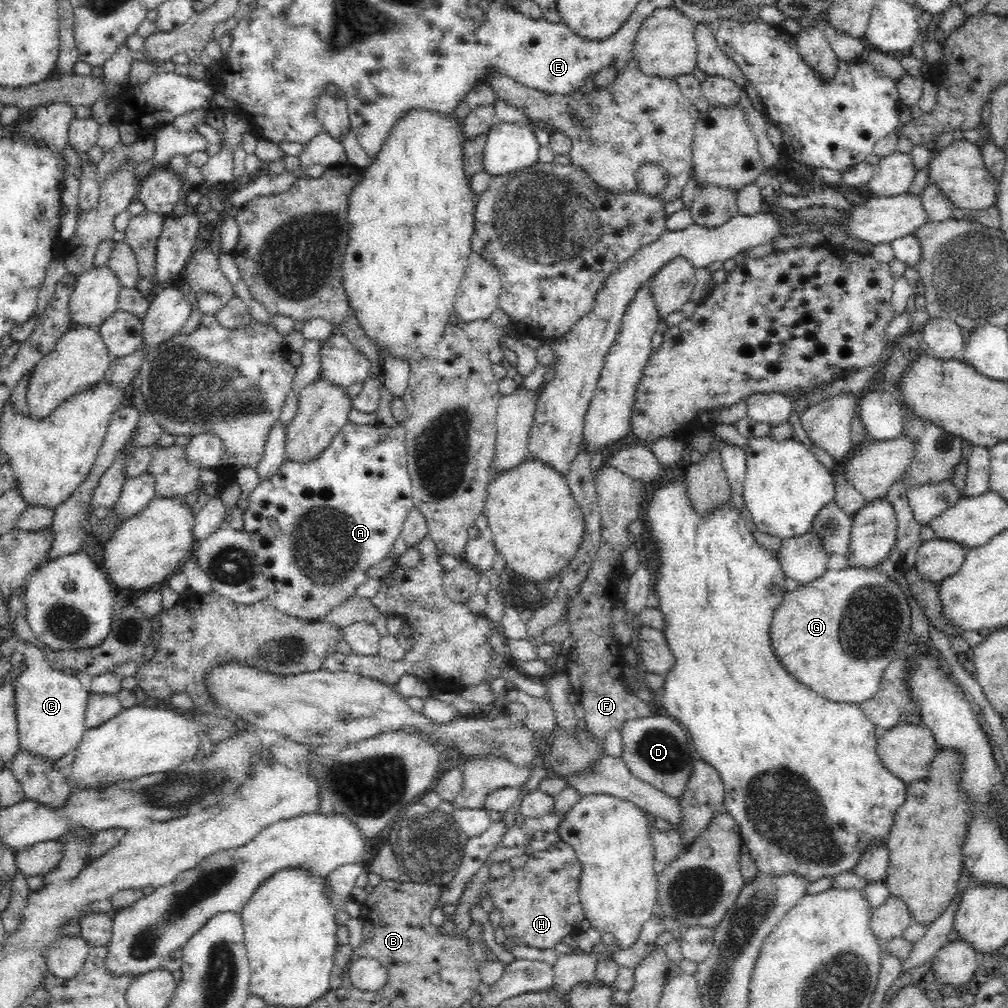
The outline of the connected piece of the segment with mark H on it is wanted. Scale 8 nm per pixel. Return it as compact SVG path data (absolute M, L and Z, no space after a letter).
M556 841L547 850L528 856L528 862L518 871L497 882L489 880L486 890L494 907L502 910L501 924L506 936L520 936L527 946L552 949L562 938L580 929L585 914L578 896L582 867L576 853L562 841Z

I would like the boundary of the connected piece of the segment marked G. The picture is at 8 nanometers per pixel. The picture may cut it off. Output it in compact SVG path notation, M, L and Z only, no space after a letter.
M850 565L841 570L826 569L814 580L787 591L773 614L770 632L774 650L792 677L824 698L858 705L880 690L884 670L894 658L906 653L912 636L909 594L900 585L898 577L886 575L879 567Z

